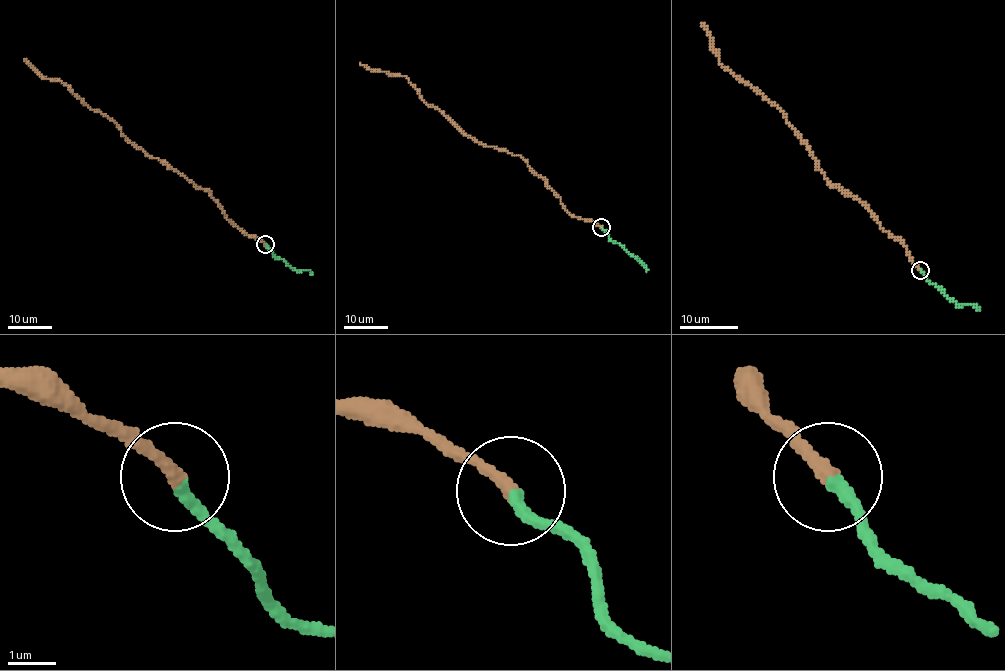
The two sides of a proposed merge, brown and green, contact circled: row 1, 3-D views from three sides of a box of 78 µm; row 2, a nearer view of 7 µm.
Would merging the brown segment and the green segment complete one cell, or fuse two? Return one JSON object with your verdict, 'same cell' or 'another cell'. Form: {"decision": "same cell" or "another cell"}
{"decision": "same cell"}

